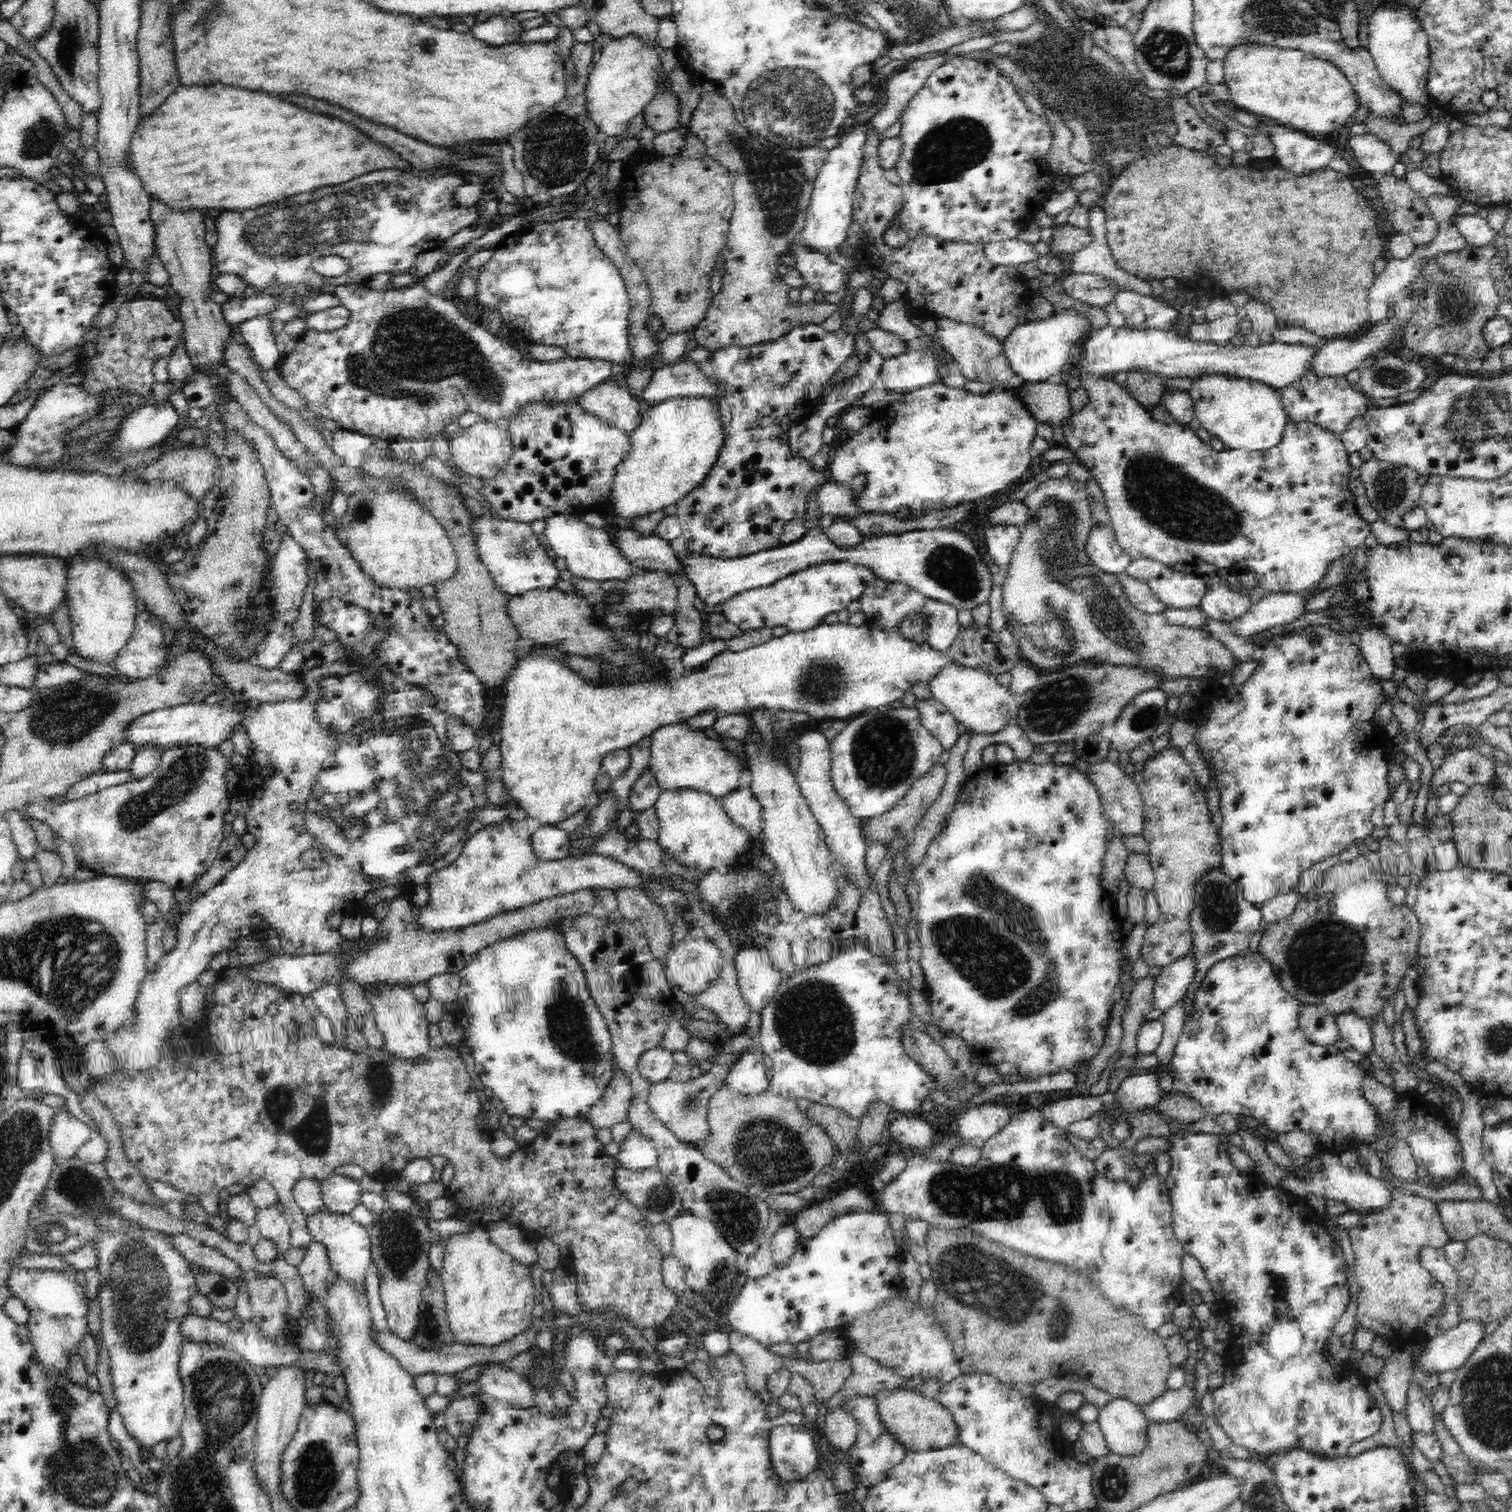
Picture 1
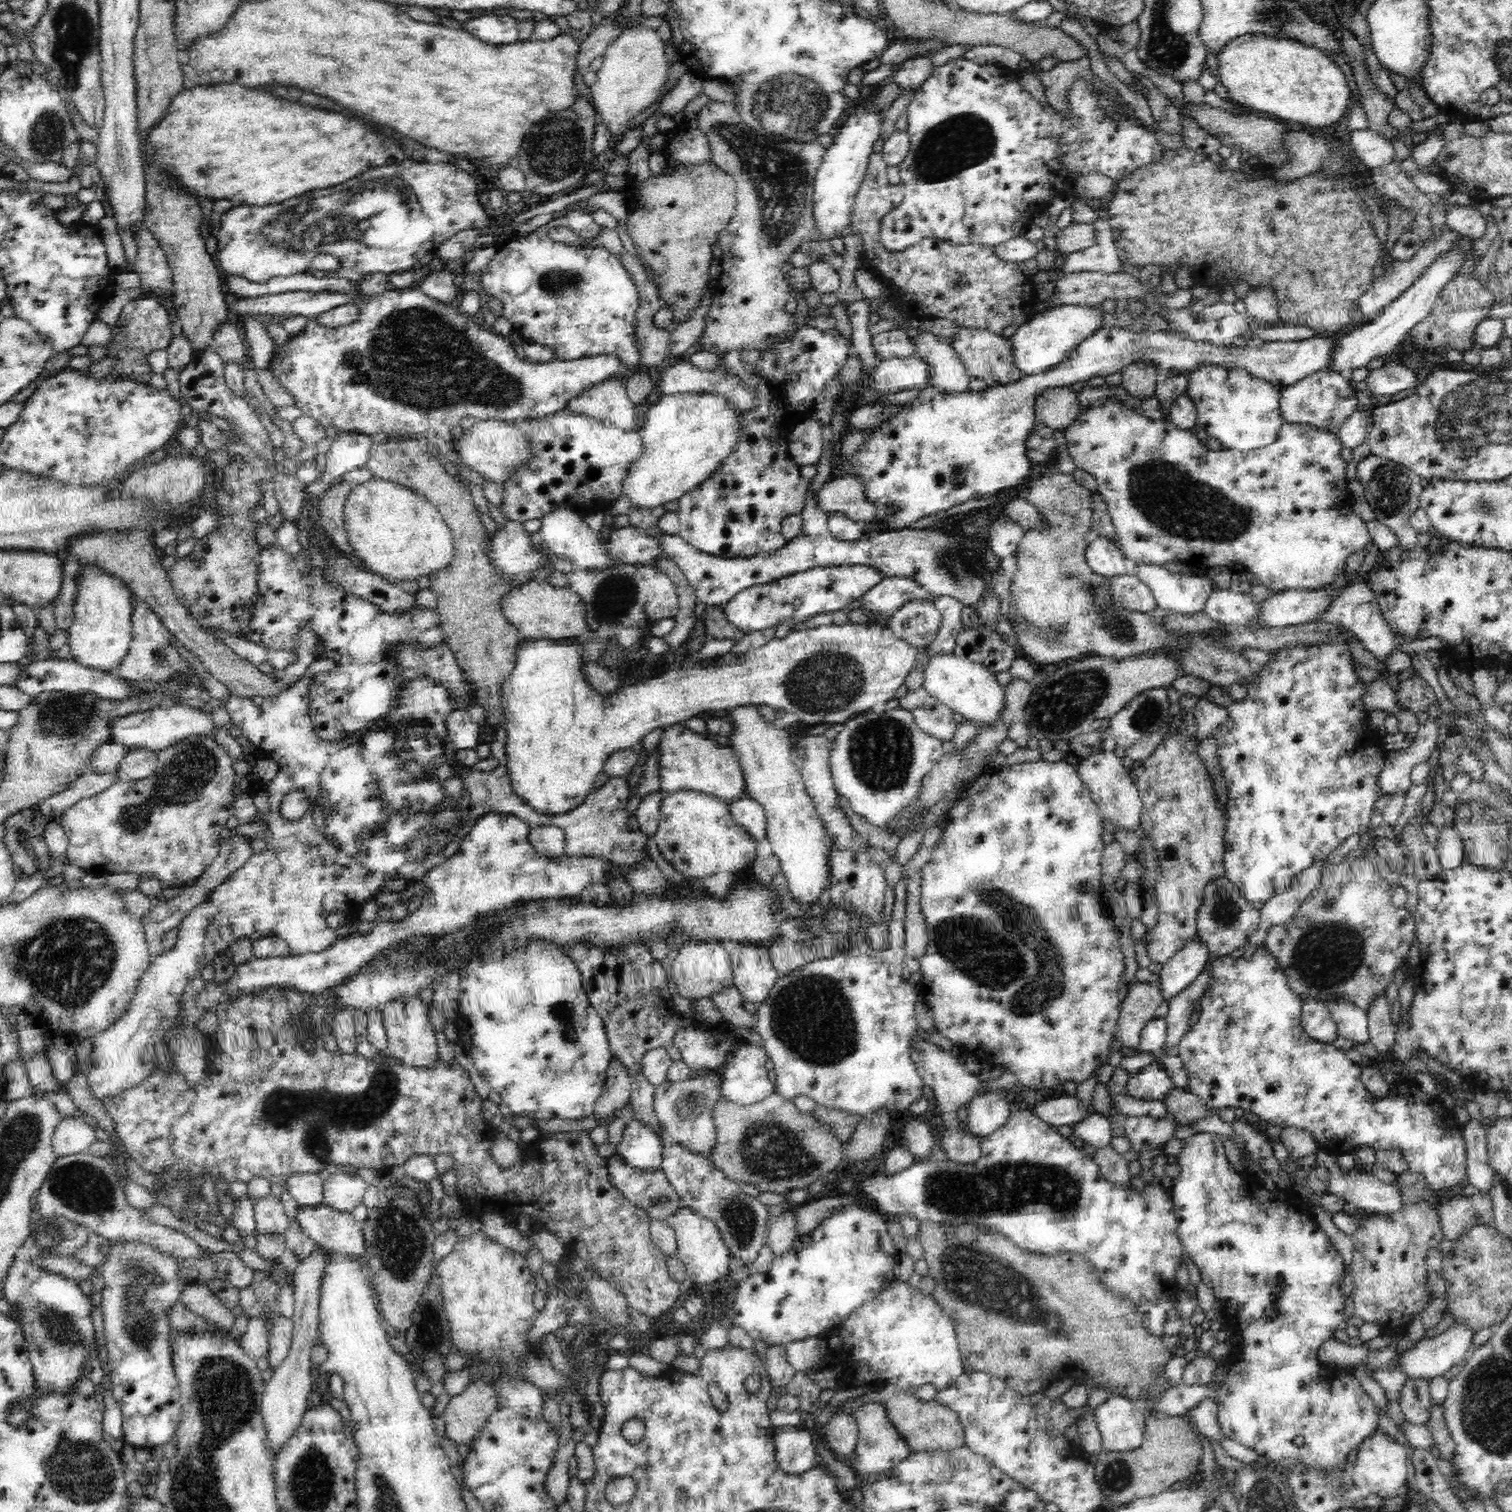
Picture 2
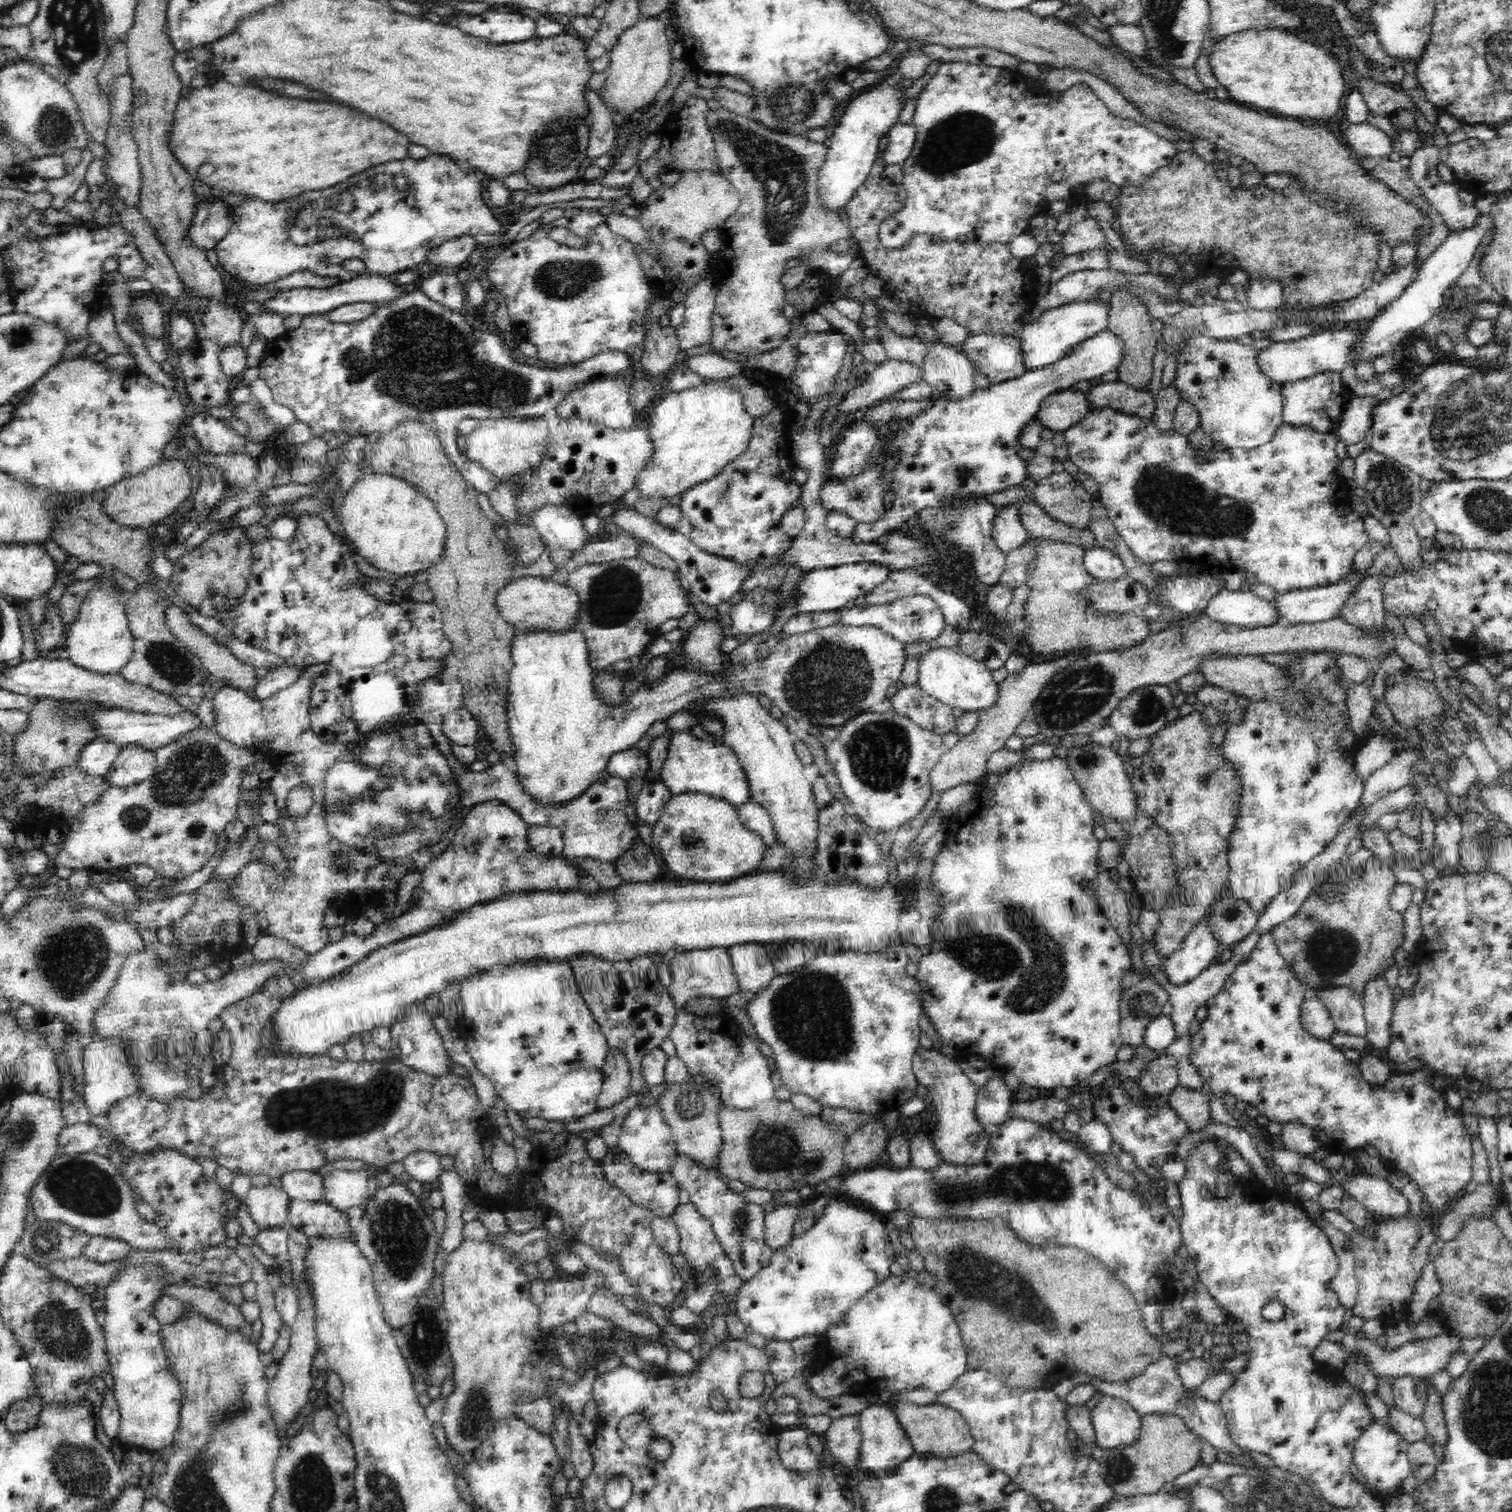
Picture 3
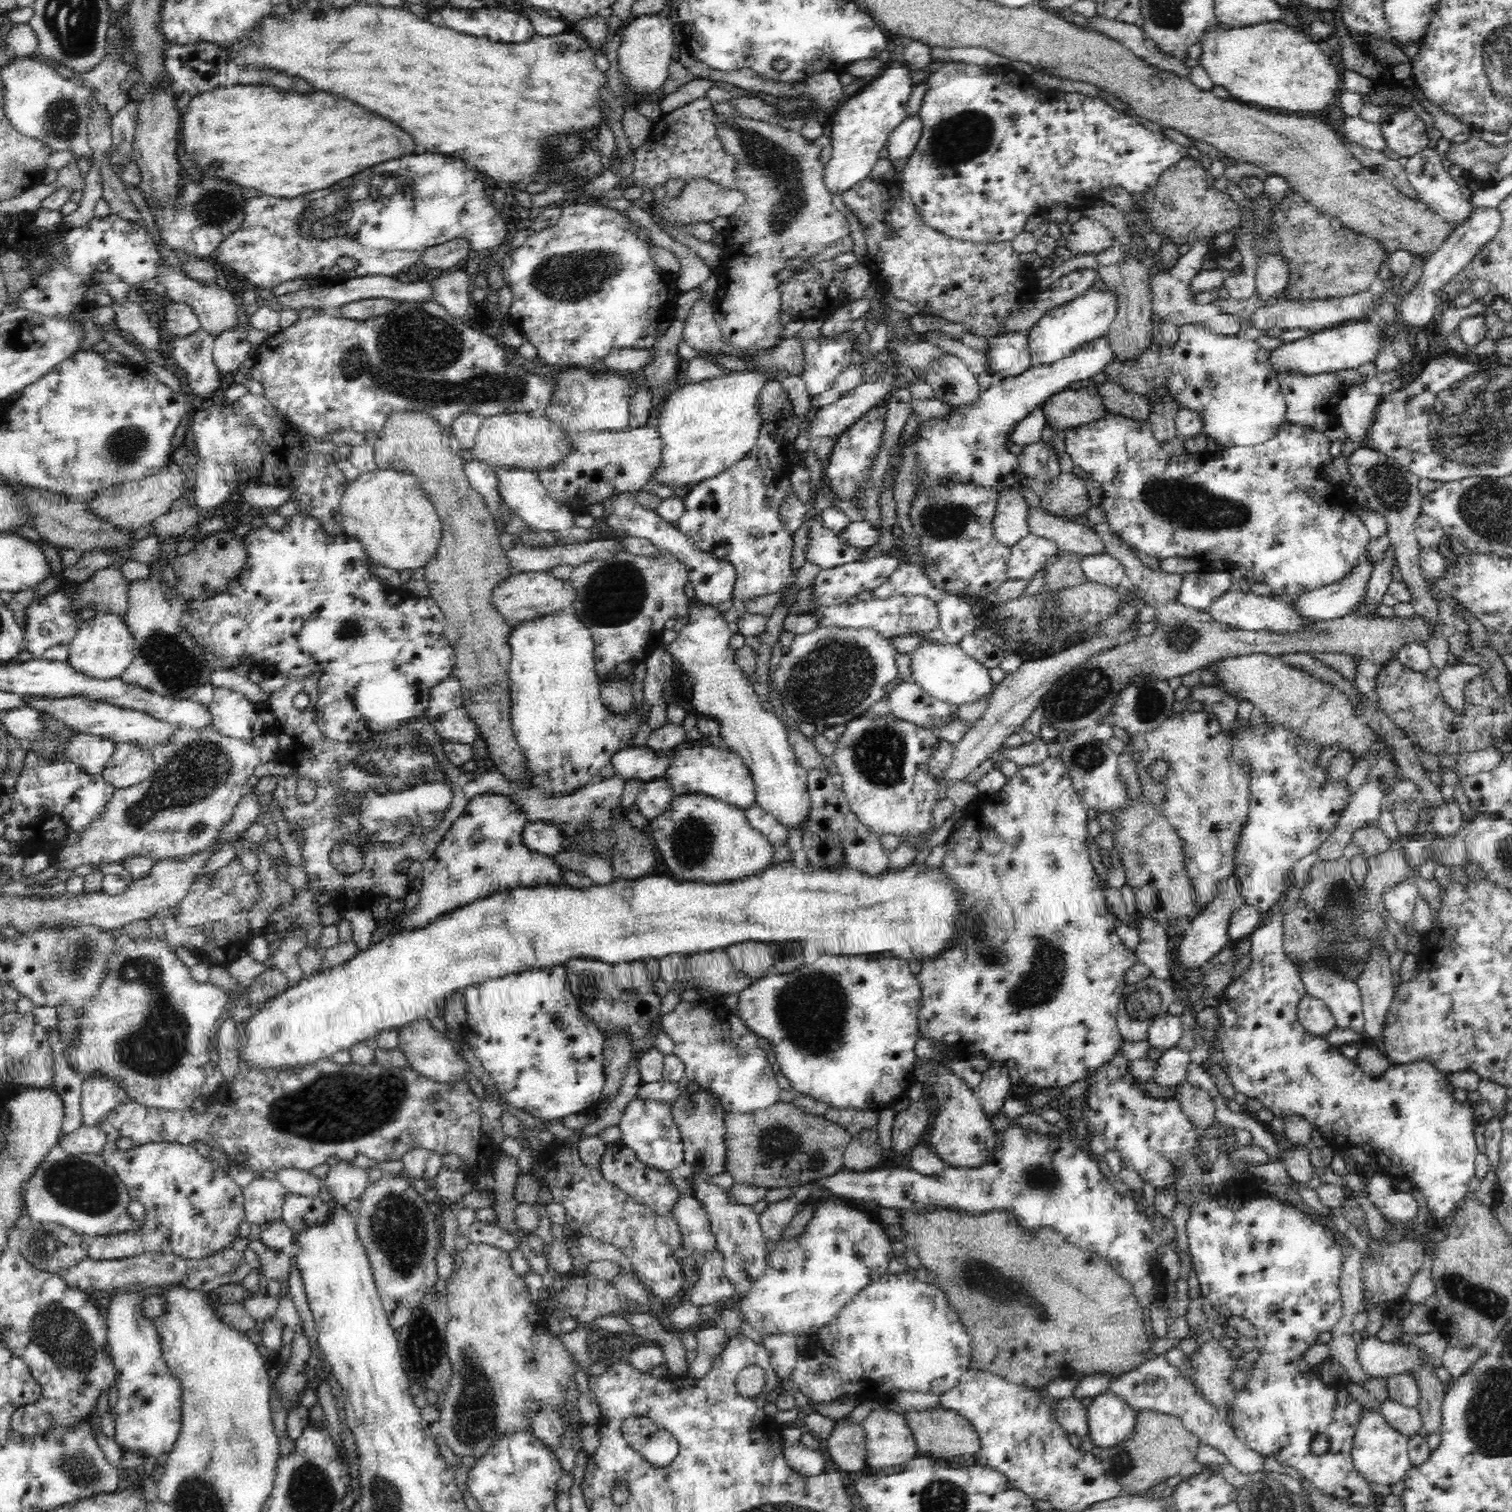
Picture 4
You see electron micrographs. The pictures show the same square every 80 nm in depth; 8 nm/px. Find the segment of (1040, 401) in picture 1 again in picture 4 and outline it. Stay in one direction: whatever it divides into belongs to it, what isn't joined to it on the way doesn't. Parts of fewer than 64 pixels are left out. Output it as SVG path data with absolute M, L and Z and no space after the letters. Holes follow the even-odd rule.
M1094 384L1079 390L1067 388L1054 394L1042 407L1046 422L1054 430L1074 429L1108 413Z

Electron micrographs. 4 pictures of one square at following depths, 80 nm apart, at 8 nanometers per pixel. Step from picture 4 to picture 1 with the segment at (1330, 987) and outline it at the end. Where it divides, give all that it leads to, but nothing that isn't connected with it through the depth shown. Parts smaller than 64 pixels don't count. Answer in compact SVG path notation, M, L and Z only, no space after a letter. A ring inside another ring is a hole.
M1354 1013L1342 1014L1335 1018L1340 1038L1346 1040L1352 1049L1356 1049L1364 1058L1373 1051L1373 1036L1370 1024L1364 1017Z

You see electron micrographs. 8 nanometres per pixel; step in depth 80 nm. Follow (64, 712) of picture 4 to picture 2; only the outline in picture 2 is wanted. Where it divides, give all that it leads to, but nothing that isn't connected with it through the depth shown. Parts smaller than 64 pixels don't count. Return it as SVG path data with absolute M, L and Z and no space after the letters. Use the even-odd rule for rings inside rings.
M174 705L152 708L150 711L132 713L128 717L118 718L113 725L113 743L121 743L129 749L144 748L161 751L186 738L214 739L214 723L208 713L187 705Z

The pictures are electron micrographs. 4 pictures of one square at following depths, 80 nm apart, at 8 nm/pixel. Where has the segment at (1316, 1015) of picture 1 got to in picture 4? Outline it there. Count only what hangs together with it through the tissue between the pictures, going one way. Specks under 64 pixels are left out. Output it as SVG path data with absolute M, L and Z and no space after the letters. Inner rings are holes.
M1308 993L1301 998L1297 1015L1301 1025L1317 1037L1326 1038L1330 1030L1336 1026L1335 1018L1326 1007L1326 1004Z

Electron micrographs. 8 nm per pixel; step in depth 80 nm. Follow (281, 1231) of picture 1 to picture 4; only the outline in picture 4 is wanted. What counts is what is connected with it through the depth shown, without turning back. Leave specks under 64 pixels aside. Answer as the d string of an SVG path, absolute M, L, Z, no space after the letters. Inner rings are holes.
M258 1176L243 1188L245 1220L262 1225L282 1220L282 1208L287 1190L276 1179Z

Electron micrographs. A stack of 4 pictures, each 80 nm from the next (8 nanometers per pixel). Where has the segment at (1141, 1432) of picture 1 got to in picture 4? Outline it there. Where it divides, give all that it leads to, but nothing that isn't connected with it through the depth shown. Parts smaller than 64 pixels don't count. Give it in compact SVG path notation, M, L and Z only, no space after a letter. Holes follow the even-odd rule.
M1106 1390L1087 1408L1089 1436L1102 1449L1129 1440L1137 1424L1137 1413L1124 1399Z

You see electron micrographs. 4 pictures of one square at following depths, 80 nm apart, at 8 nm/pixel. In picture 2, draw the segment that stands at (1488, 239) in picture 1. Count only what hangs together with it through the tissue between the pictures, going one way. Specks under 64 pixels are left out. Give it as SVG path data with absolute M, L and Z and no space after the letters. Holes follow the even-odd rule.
M1450 203L1446 209L1445 227L1457 232L1470 241L1480 240L1486 232L1486 219L1482 209L1474 209L1472 205L1466 206Z

